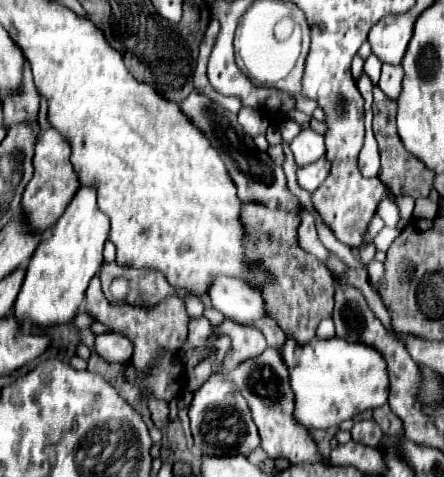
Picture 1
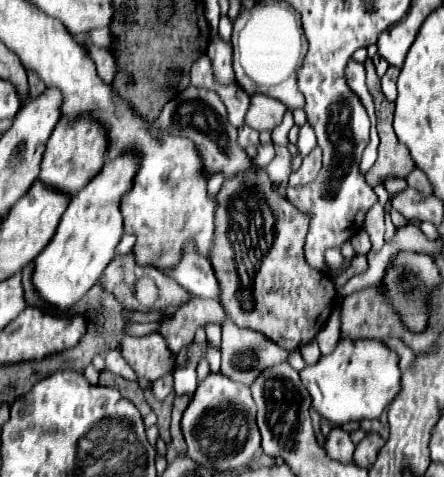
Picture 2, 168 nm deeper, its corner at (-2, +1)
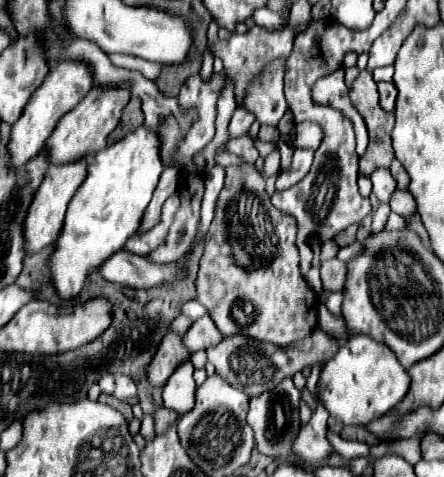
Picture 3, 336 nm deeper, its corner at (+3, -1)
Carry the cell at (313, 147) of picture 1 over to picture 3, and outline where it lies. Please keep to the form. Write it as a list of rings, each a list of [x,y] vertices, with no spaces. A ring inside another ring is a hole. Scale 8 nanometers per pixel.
[[[297,123],[291,131],[291,141],[299,149],[317,149],[321,145],[323,131],[317,123]]]

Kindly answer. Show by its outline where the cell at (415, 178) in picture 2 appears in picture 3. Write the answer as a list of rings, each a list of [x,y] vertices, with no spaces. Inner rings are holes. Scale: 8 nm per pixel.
[[[393,161],[389,171],[391,171],[391,175],[397,181],[397,189],[407,189],[409,187],[409,175],[407,175],[407,171],[403,169],[403,165],[399,161]]]

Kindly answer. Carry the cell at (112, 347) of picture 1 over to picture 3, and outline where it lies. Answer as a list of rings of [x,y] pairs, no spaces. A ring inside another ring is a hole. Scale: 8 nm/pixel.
[[[167,333],[159,343],[159,351],[155,351],[155,355],[151,357],[151,363],[147,365],[147,381],[153,387],[163,387],[175,367],[189,359],[189,353],[179,337],[181,335]]]

